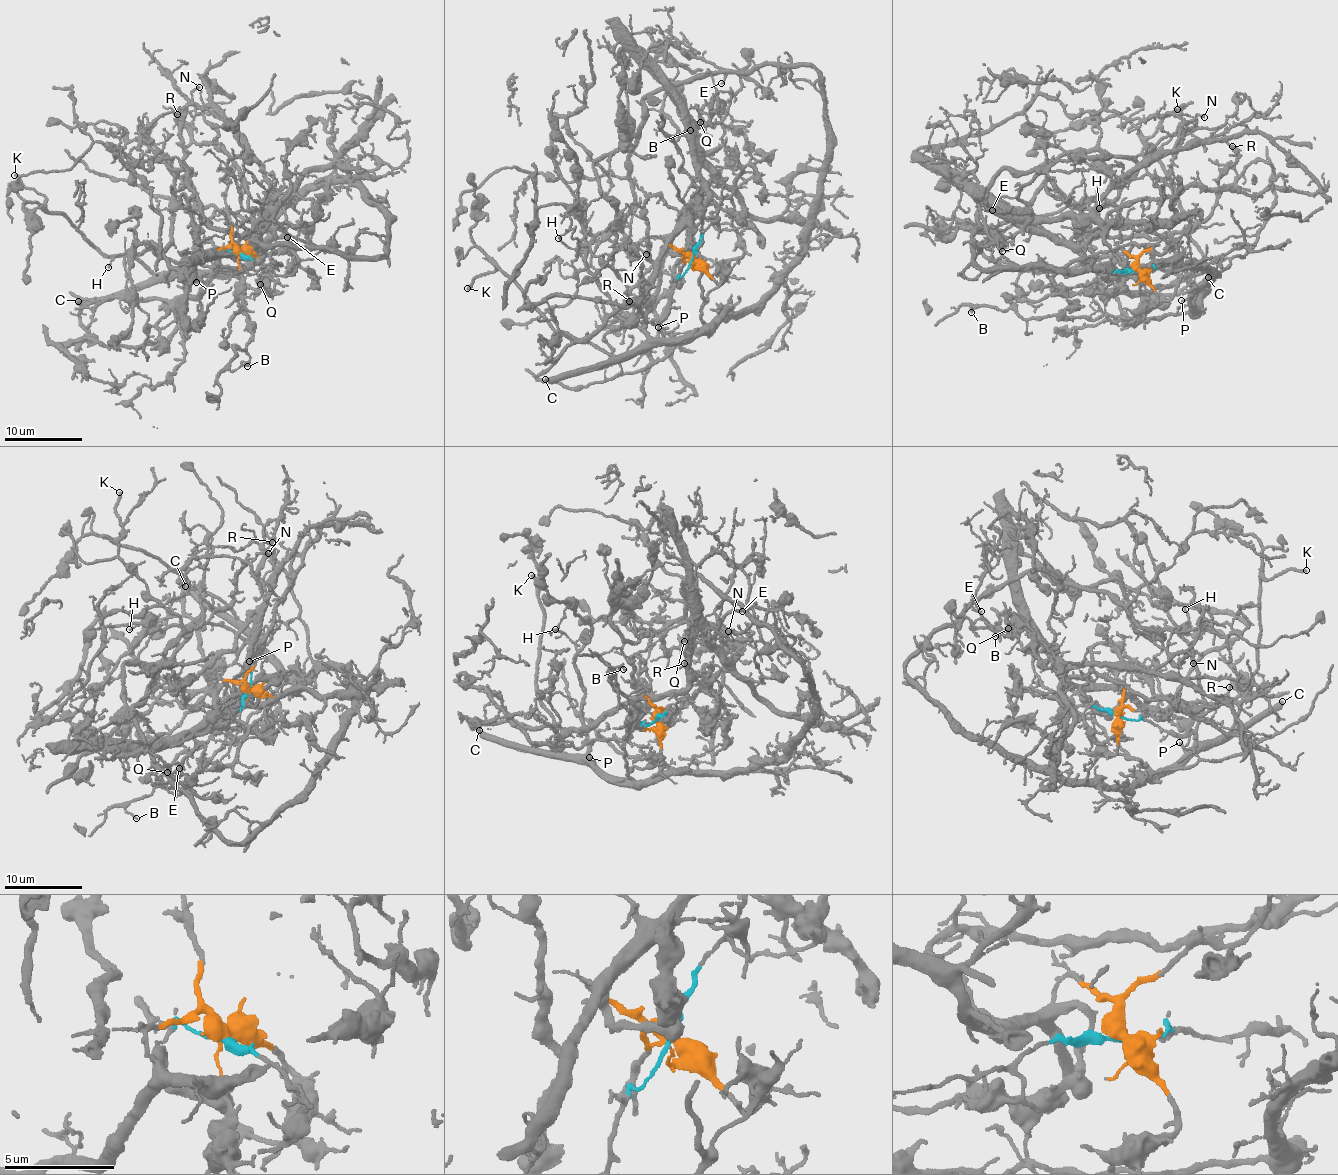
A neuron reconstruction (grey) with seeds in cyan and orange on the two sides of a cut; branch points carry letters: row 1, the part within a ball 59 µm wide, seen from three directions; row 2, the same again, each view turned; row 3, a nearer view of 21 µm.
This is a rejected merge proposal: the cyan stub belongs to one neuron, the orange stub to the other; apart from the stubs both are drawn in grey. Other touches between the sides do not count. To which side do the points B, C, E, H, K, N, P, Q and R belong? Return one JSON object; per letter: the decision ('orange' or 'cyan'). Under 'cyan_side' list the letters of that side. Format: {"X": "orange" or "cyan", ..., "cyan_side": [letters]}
{"B": "cyan", "C": "cyan", "E": "orange", "H": "cyan", "K": "cyan", "N": "orange", "P": "cyan", "Q": "orange", "R": "orange", "cyan_side": ["B", "C", "H", "K", "P"]}

